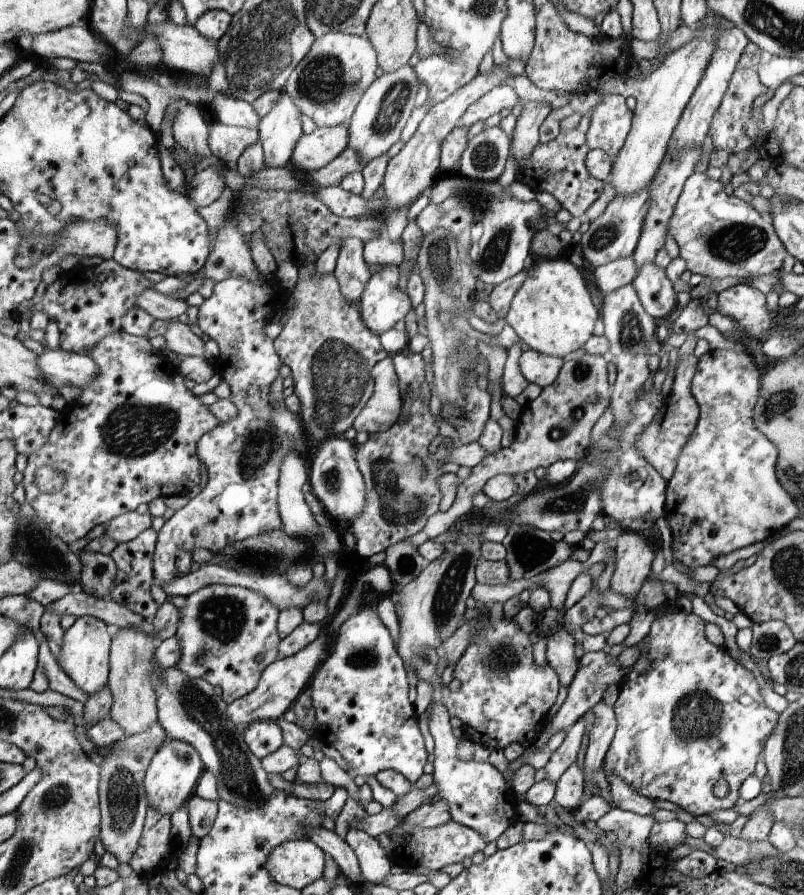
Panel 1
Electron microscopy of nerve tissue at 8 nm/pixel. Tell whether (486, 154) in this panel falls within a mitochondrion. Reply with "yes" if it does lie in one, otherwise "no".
yes

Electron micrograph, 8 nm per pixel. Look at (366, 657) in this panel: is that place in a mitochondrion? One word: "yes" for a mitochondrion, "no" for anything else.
yes

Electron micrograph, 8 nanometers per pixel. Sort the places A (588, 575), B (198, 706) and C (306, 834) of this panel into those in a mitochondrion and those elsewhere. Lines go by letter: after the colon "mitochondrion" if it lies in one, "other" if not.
A: other
B: mitochondrion
C: other

